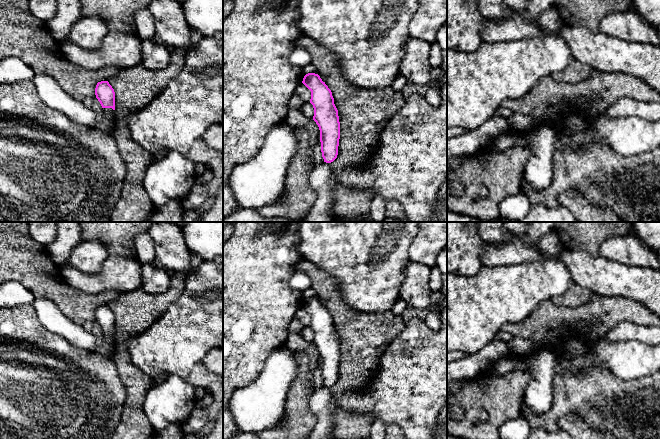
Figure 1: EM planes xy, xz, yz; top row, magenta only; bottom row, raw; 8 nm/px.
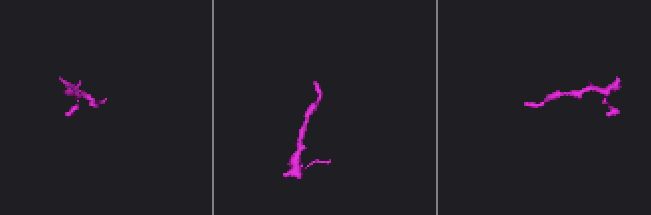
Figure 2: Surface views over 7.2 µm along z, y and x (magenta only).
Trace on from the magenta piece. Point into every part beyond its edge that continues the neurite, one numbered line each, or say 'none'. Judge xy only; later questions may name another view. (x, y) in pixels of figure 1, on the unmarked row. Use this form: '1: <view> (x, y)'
1: xy (49, 315)

